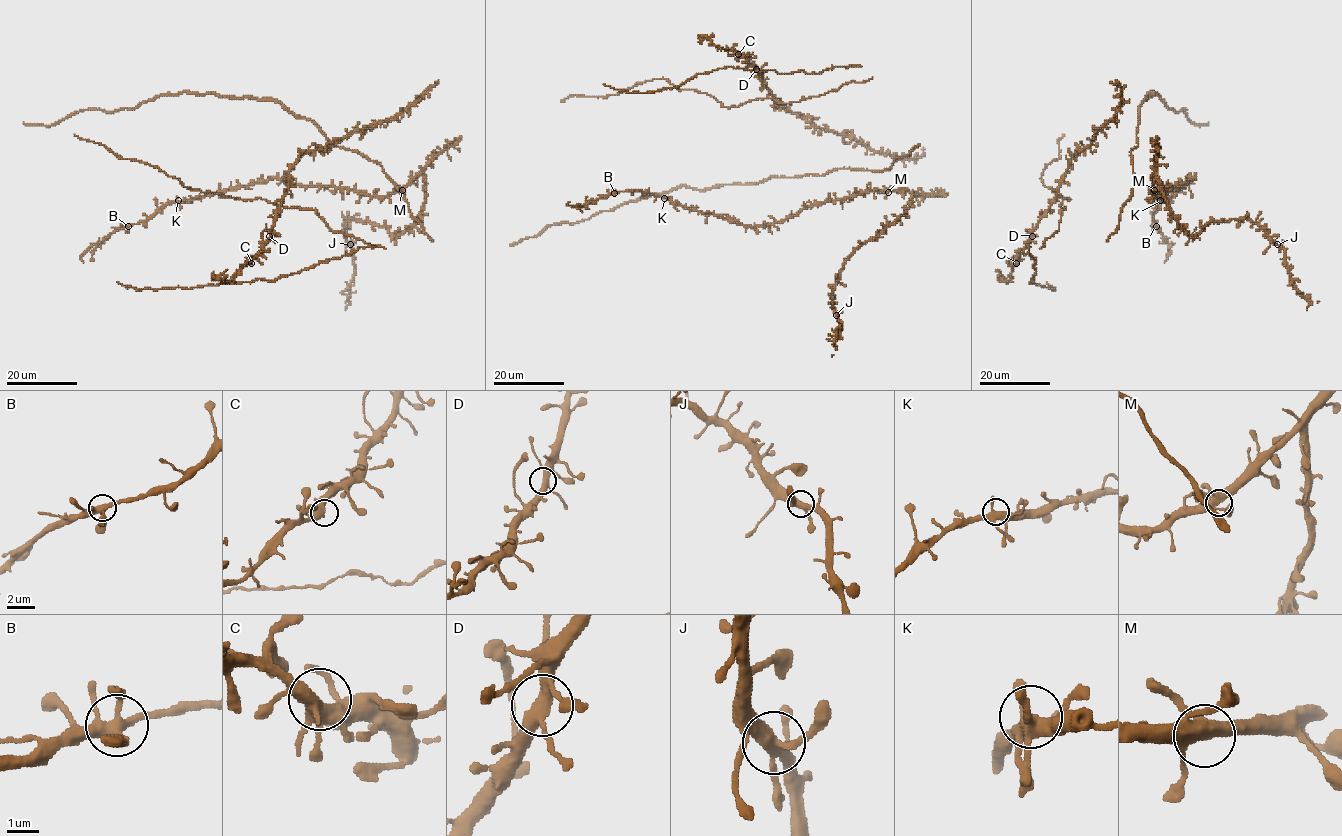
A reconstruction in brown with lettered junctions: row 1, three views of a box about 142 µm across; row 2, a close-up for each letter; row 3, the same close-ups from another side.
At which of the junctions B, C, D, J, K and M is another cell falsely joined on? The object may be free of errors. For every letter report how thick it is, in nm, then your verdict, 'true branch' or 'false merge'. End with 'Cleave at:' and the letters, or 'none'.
B: 360 nm | true branch
C: 400 nm | true branch
D: 360 nm | true branch
J: 360 nm | true branch
K: 360 nm | true branch
M: 460 nm | true branch
Cleave at: none

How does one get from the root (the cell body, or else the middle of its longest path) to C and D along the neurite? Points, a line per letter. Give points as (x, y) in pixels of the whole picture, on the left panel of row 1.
C: (343, 136), (298, 159), (289, 172), (287, 193), (276, 213), (270, 236), (251, 263)
D: (343, 136), (298, 159), (289, 172), (287, 193), (269, 236)

